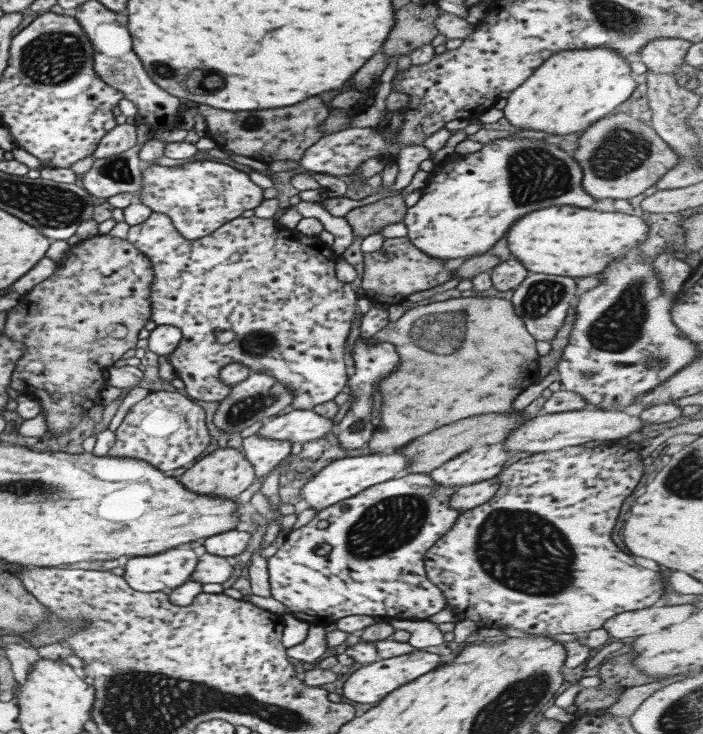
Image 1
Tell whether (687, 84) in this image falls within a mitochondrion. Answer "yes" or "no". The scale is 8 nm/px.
no

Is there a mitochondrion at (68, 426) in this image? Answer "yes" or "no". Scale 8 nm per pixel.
no

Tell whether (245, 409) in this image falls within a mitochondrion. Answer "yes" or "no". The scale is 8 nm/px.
yes

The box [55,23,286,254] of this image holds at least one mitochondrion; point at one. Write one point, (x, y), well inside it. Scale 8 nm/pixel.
(119, 170)

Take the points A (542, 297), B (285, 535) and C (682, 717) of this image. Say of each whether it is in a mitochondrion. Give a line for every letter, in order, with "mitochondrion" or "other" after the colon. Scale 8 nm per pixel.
A: mitochondrion
B: other
C: mitochondrion

